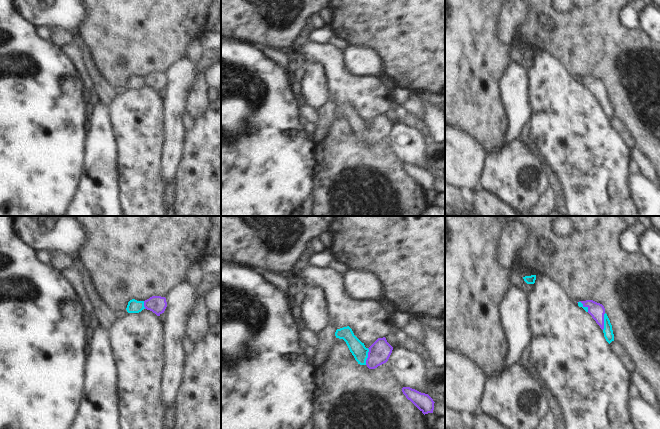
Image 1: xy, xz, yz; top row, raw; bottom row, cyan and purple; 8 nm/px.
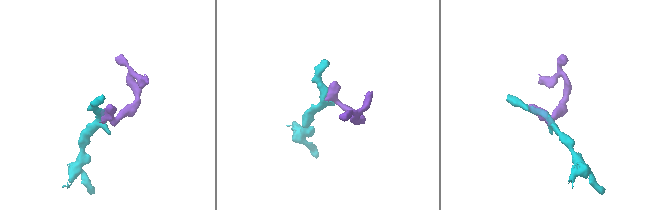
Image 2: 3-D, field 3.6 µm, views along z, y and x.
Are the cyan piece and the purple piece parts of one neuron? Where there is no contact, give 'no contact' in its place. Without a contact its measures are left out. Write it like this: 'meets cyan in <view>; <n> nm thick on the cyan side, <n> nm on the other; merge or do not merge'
meets cyan in xz; 120 nm thick on the cyan side, 180 nm on the other; merge

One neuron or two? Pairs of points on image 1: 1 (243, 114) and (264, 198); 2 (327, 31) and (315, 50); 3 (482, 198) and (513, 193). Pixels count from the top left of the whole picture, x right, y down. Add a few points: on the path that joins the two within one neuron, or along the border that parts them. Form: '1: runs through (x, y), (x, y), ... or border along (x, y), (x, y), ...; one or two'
1: runs through (253, 134), (253, 177); one
2: border along (310, 41), (322, 44), (328, 43); two
3: border along (481, 185), (509, 205); two

